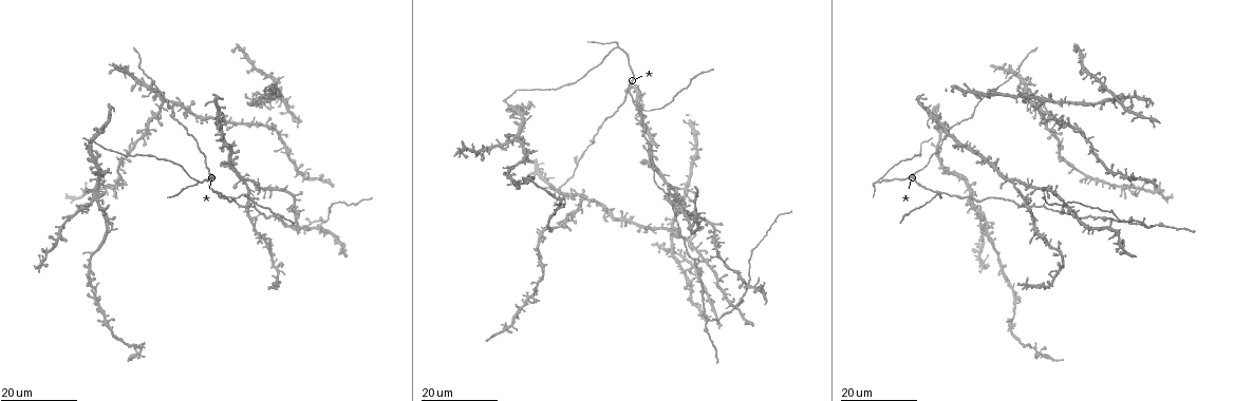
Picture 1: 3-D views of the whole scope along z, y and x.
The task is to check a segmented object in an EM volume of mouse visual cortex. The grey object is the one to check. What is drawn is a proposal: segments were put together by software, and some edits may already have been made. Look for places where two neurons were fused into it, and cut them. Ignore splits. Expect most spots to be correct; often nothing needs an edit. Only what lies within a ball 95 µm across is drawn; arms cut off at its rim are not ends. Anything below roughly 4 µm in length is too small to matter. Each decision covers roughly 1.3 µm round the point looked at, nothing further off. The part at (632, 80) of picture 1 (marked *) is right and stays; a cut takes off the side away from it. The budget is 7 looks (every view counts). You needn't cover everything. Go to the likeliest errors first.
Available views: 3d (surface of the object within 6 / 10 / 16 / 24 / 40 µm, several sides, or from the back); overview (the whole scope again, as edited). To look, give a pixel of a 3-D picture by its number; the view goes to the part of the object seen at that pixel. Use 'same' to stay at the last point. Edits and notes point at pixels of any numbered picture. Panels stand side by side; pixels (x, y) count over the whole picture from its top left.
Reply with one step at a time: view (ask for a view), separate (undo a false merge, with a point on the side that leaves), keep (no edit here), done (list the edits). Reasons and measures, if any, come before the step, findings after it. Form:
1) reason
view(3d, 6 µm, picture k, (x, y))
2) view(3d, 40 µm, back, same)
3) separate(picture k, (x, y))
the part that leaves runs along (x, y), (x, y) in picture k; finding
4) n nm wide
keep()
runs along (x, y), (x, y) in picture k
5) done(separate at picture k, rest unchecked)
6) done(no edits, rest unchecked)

thick turns thin
view(3d, 24 µm, picture 1, (1030, 206))

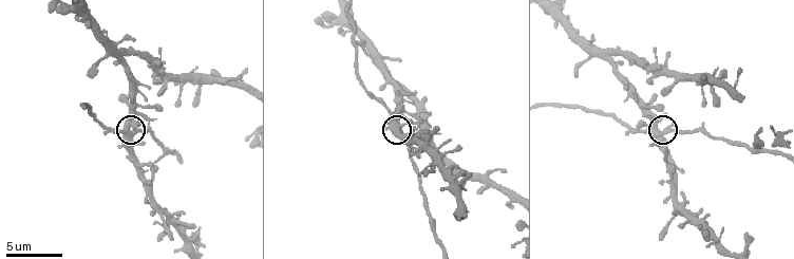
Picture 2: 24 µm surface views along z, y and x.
closer look
view(3d, 6 µm, picture 2, (667, 131))

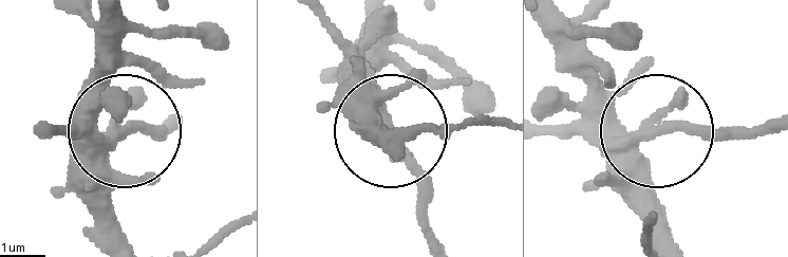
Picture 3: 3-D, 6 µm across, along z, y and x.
3 arms
keep()
continuous, no second neuron

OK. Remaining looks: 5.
three-way junction
view(3d, 16 µm, picture 1, (638, 109))

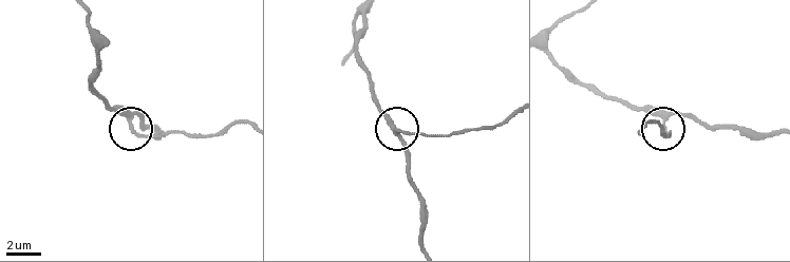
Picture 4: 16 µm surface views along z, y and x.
view(3d, 6 µm, picture 4, (664, 118))

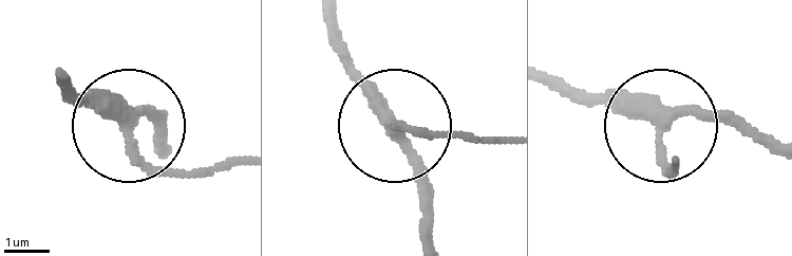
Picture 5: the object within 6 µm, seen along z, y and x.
side arm 28 µm
keep()
runs along (62, 72), (146, 156), (210, 174) in picture 5; continuous, no second neuron

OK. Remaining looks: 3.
arms part here
view(3d, 16 µm, picture 1, (709, 320))

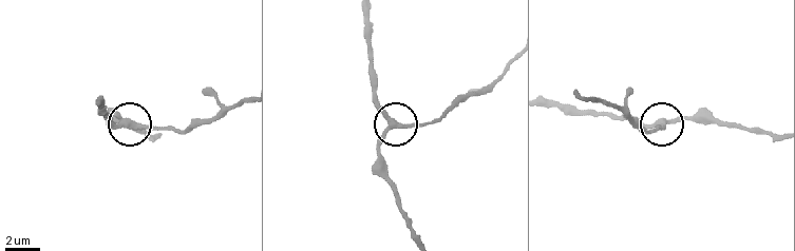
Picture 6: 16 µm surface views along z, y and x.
view(3d, 10 µm, picture 6, (127, 122))

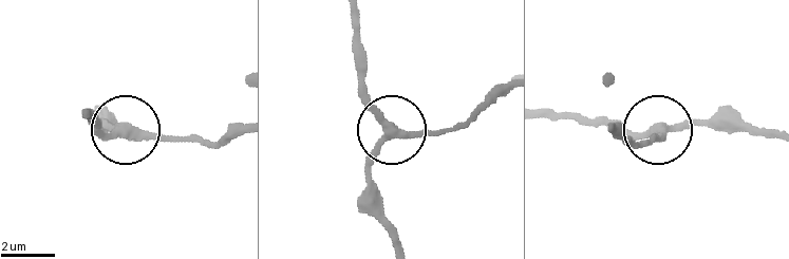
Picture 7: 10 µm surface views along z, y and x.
side arm 13 µm; 3 arms
keep()
one neuron here

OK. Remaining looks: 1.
done(no edits, rest unchecked)

